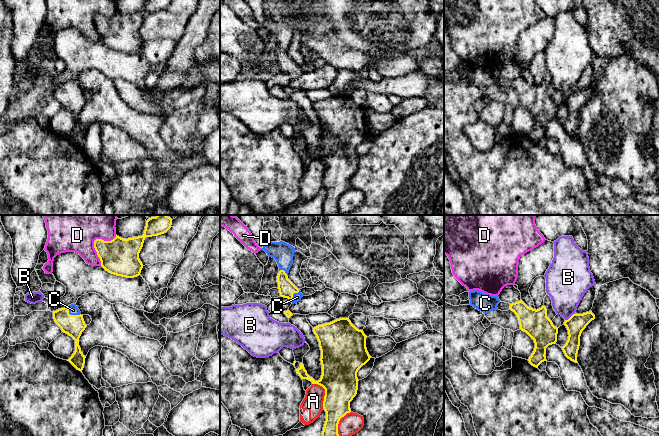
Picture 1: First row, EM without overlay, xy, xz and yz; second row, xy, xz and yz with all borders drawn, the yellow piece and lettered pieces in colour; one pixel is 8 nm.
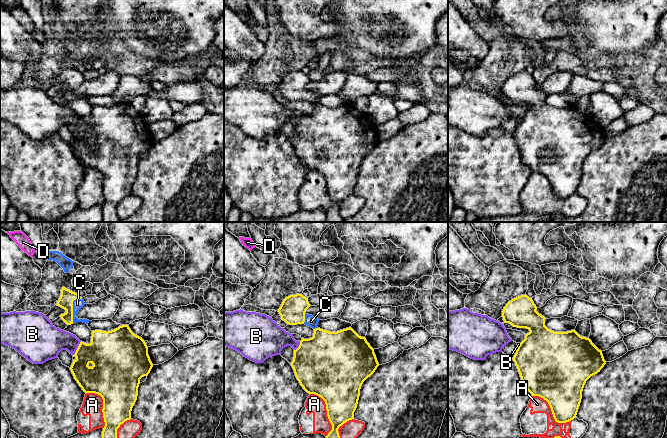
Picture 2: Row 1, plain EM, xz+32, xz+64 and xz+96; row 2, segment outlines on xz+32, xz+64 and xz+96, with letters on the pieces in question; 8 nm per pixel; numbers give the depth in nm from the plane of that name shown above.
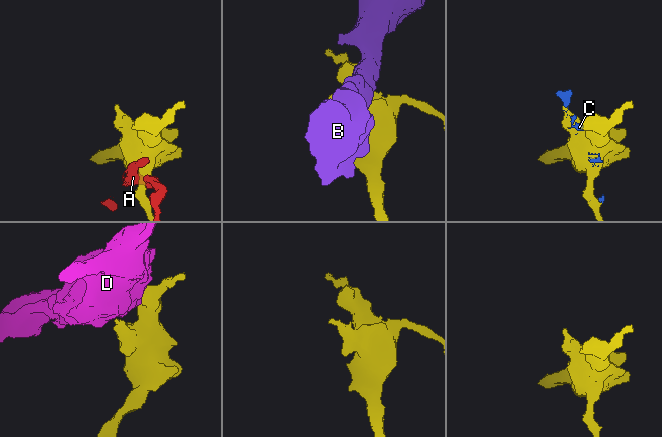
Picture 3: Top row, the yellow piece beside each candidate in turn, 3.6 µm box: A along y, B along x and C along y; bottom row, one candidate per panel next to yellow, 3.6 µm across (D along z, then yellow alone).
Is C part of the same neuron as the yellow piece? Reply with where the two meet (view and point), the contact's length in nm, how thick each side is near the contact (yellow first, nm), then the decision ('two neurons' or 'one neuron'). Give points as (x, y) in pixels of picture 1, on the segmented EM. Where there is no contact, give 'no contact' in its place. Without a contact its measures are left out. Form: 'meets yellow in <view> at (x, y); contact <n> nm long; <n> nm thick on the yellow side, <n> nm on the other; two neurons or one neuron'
meets yellow in xy at (71, 315); contact 120 nm long; 170 nm thick on the yellow side, 80 nm on the other; one neuron

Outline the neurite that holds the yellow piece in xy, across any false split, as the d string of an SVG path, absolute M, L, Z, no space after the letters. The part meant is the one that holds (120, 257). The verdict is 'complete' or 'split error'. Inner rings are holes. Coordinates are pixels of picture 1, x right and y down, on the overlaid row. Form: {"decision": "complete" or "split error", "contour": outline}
{"decision": "complete", "contour": "M157 215L146 221L142 236L123 239L116 235L111 241L96 239L94 248L101 261L101 266L111 274L126 278L140 275L143 264L139 253L146 237L166 233L172 225L172 219L167 215Z"}

